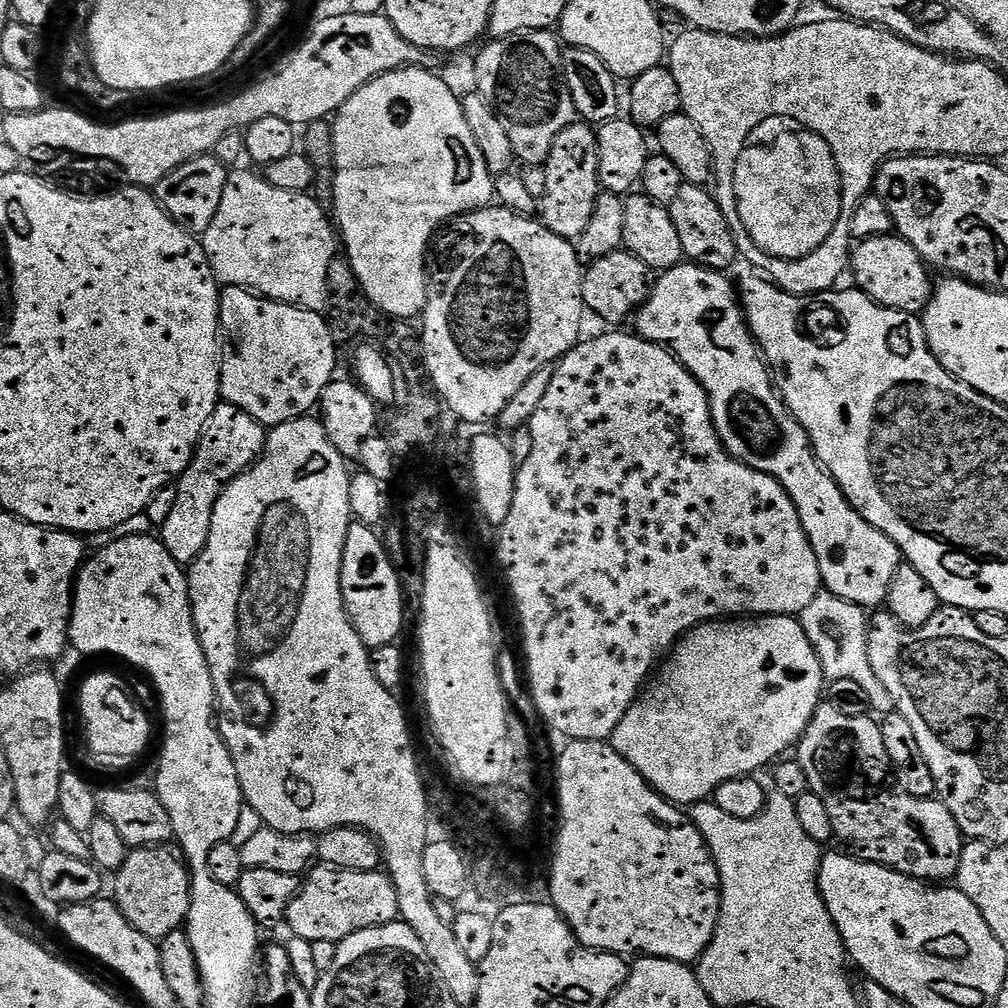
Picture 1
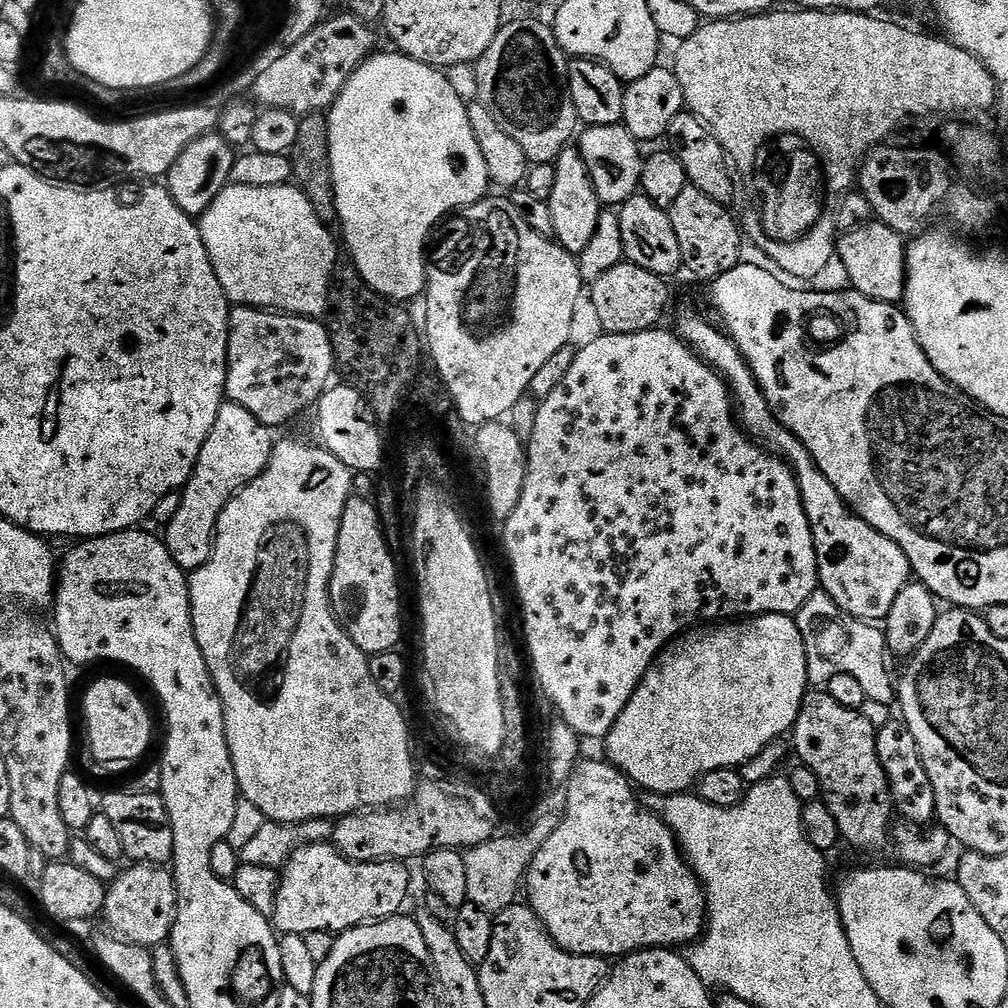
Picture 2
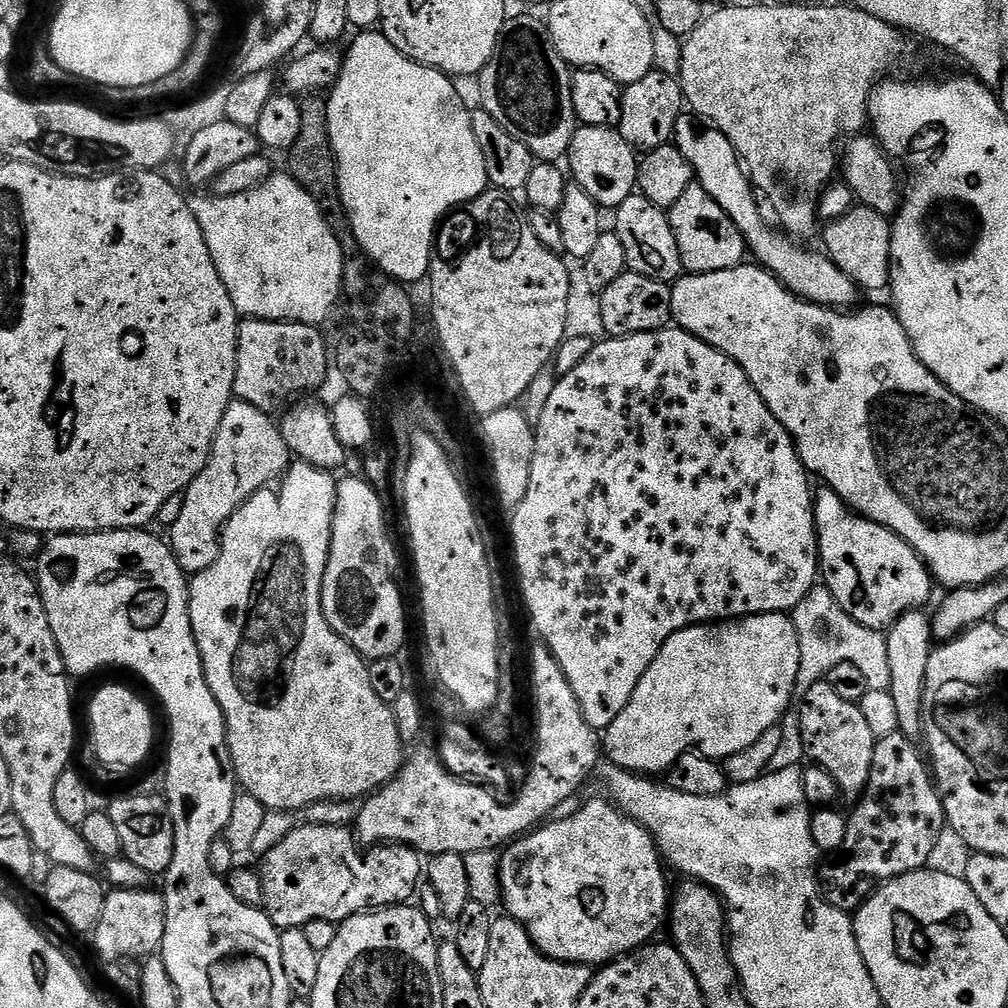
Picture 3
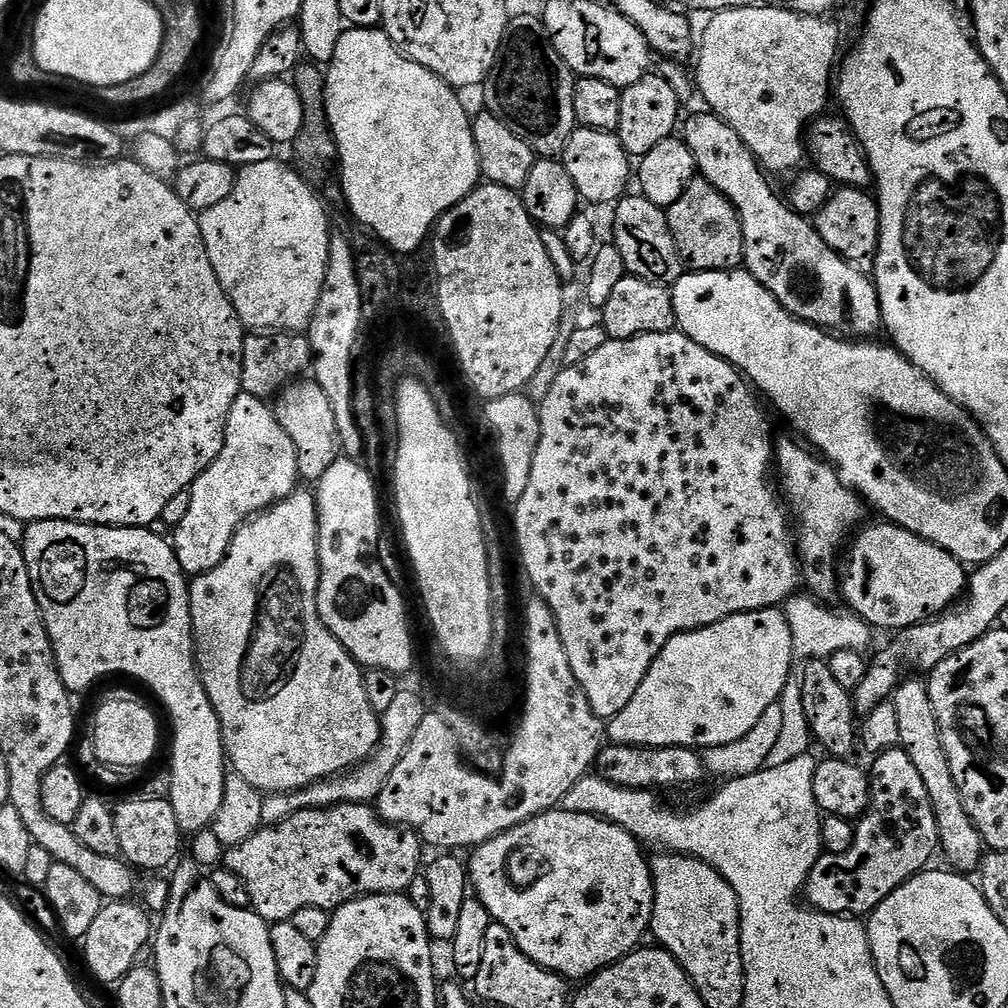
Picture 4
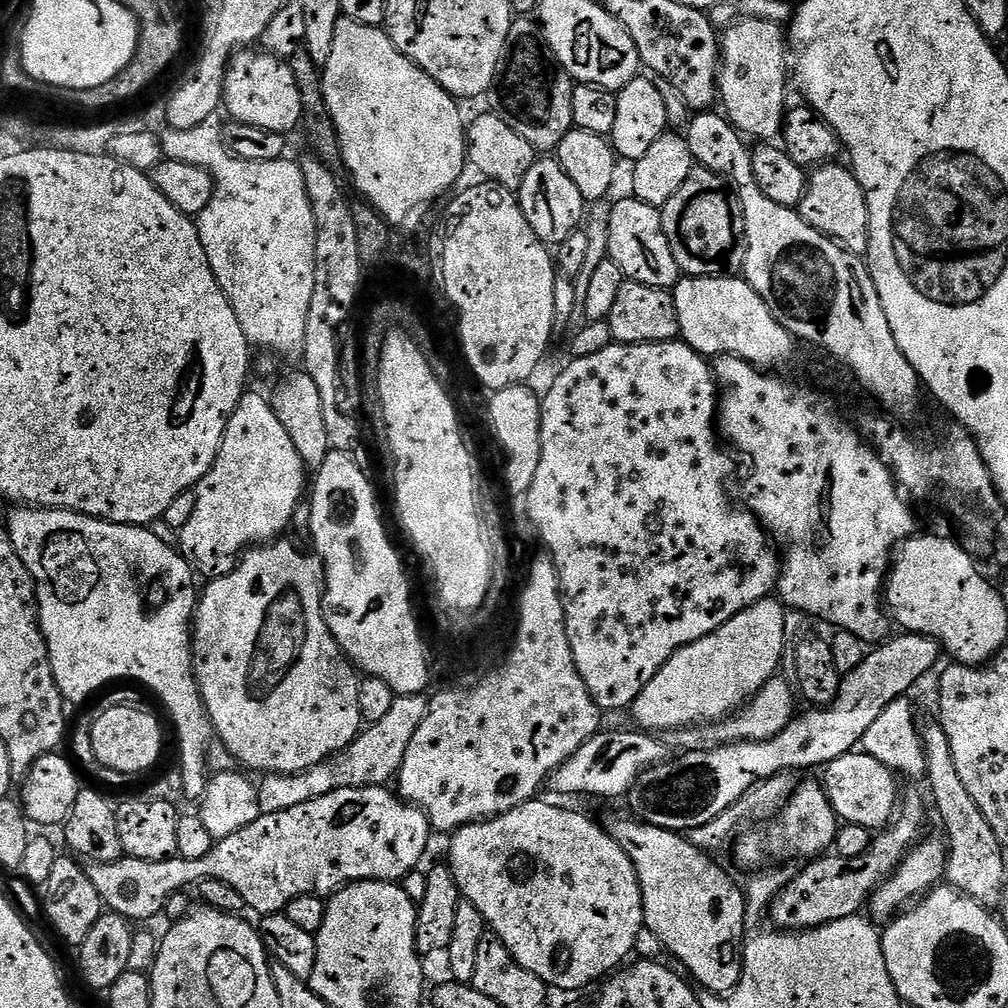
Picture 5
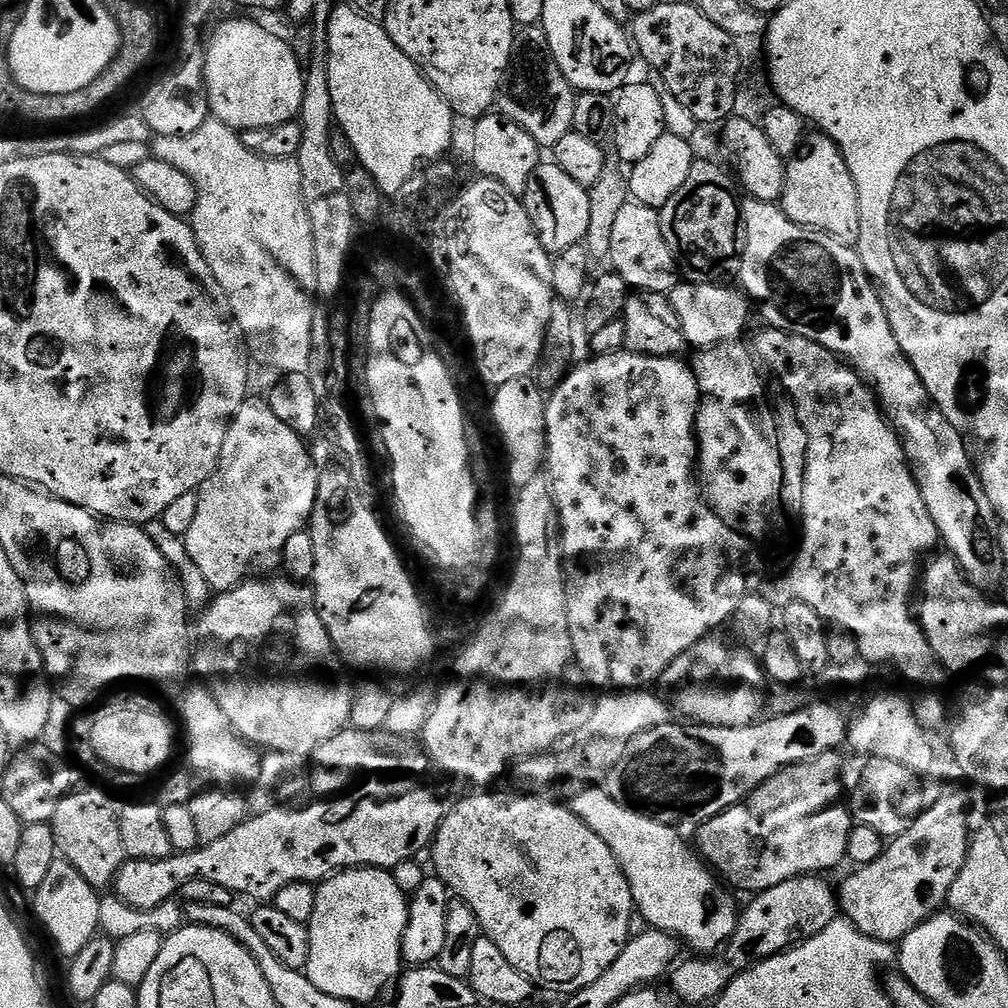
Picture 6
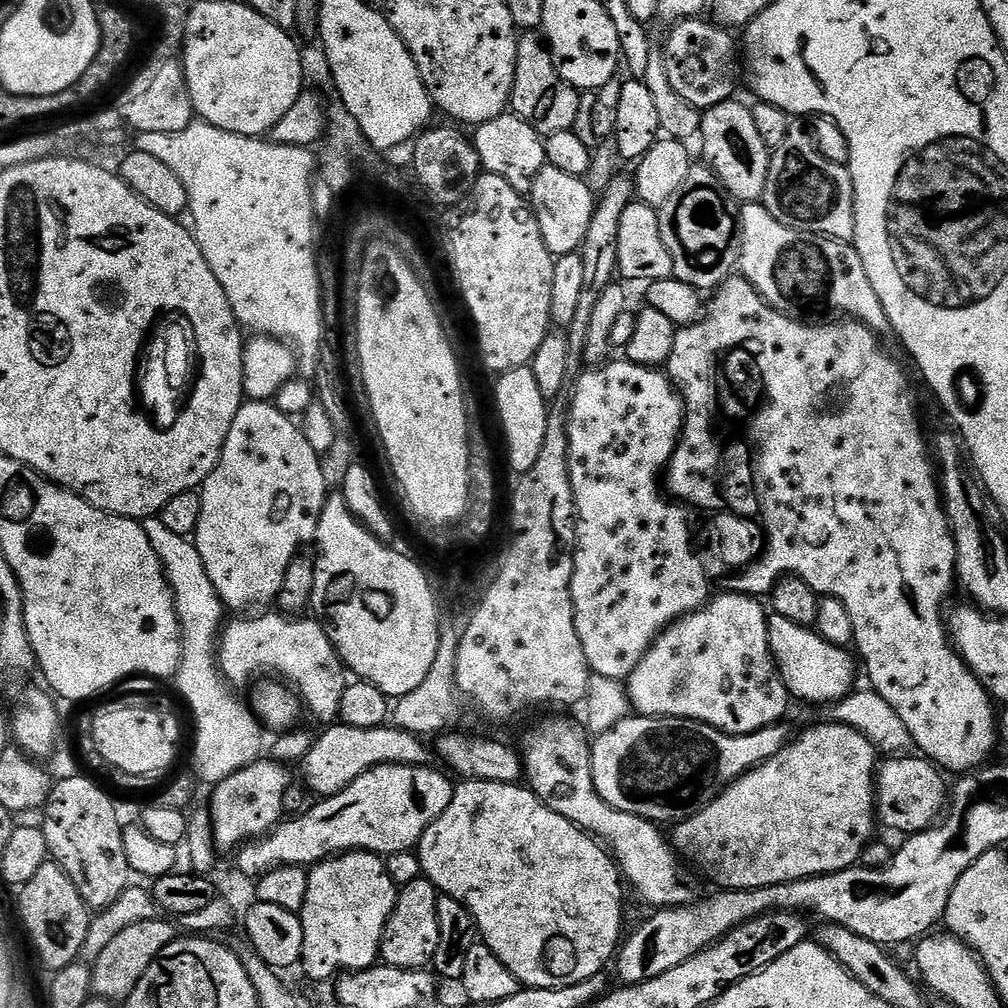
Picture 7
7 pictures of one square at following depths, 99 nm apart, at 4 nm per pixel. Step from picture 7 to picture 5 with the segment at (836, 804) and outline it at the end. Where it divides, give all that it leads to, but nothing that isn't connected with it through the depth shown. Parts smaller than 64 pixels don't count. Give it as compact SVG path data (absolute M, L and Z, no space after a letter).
M812 780L805 784L797 783L788 803L781 807L777 822L773 828L752 828L749 832L741 831L735 837L736 860L748 870L760 870L773 861L780 862L783 856L808 856L804 858L819 858L833 847L836 841L838 817L836 811L830 806L828 795L823 787Z

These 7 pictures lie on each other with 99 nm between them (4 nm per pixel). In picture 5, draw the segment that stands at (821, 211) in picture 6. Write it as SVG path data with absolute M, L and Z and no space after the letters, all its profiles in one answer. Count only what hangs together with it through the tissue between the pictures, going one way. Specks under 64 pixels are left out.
M829 162L819 165L807 177L804 197L800 200L798 211L806 223L814 226L814 230L818 230L824 236L829 236L848 252L864 258L868 255L866 194L858 178L852 173L851 167L841 164L840 162Z

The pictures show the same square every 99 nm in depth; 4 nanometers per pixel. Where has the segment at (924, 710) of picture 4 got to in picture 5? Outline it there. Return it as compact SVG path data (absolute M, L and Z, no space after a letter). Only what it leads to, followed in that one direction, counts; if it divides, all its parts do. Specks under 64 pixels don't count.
M932 722L926 726L923 725L919 729L920 740L924 748L924 758L925 758L925 772L924 776L926 781L928 780L928 788L932 791L932 800L930 796L930 804L936 807L936 812L938 815L944 819L944 832L948 835L948 840L946 839L946 851L948 853L948 860L944 864L944 874L947 883L958 889L962 895L970 897L971 900L977 900L978 903L985 906L996 906L999 905L1000 895L1006 891L1006 884L1004 884L1004 856L1006 856L1006 850L998 842L998 838L994 834L994 830L990 830L990 822L986 822L986 818L982 818L982 810L978 810L978 806L974 806L974 798L970 798L970 793L966 790L966 785L962 783L962 778L958 778L958 769L954 767L954 754L950 754L950 742L946 738L946 734L942 730L942 726L938 722Z

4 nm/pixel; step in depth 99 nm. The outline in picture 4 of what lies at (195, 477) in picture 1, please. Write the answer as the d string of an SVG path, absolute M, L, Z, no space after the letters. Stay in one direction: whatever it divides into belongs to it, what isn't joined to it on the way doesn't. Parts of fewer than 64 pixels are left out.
M241 391L226 418L224 445L214 462L191 486L190 511L170 536L185 577L214 570L226 558L234 534L248 519L297 491L299 474L294 442L279 425L275 411L254 394Z

